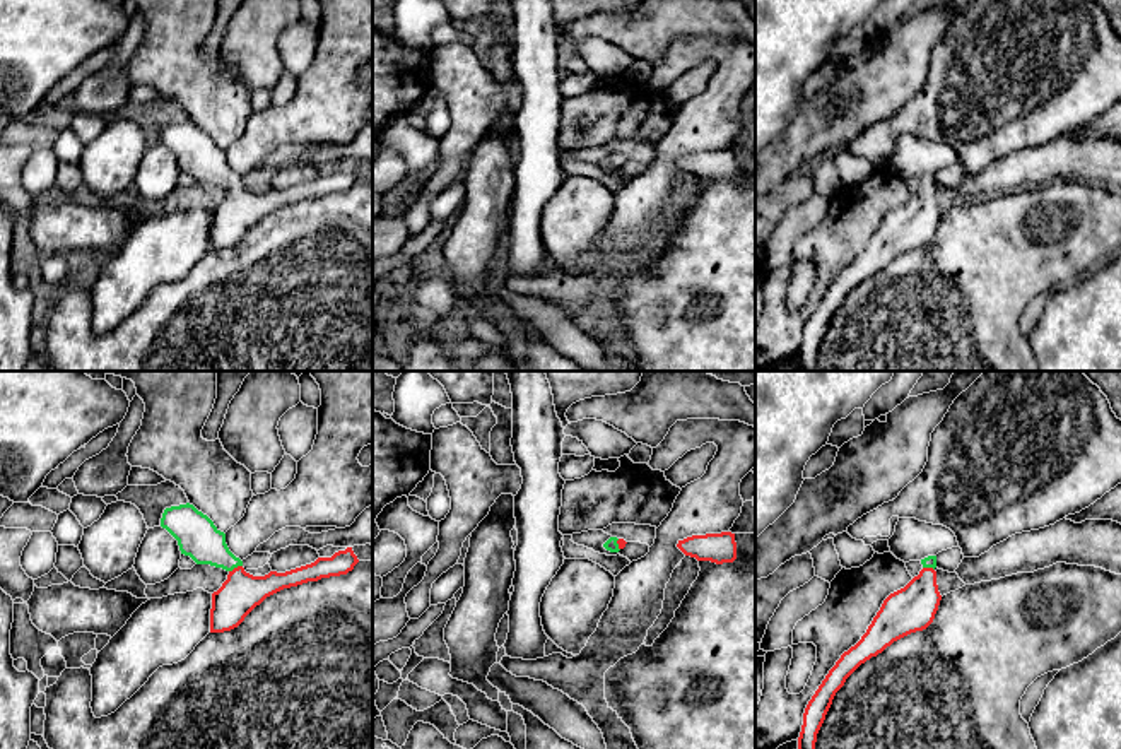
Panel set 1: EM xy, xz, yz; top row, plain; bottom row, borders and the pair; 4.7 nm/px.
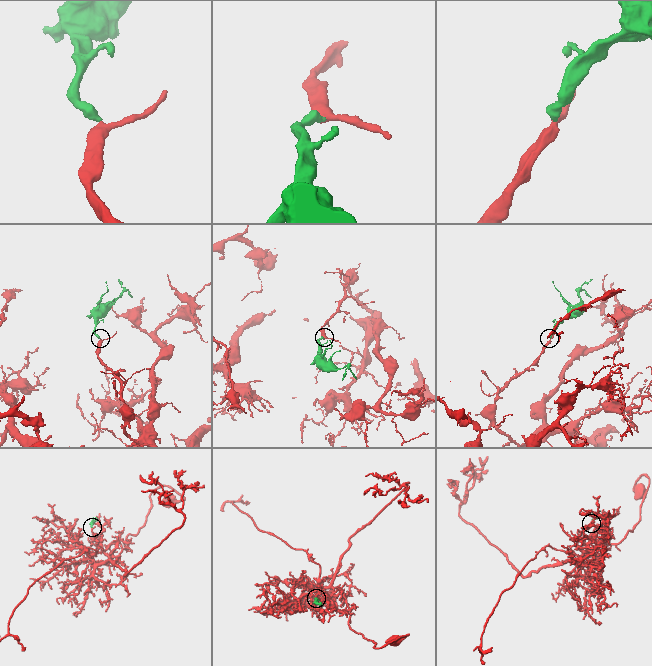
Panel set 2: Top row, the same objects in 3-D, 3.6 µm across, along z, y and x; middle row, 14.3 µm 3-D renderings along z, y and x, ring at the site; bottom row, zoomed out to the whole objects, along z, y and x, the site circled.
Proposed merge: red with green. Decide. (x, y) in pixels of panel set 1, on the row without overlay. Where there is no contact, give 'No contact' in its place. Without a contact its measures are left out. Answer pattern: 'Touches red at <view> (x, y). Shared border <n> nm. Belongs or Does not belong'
Touches red at xy (234, 185). Shared border 70 nm. Belongs

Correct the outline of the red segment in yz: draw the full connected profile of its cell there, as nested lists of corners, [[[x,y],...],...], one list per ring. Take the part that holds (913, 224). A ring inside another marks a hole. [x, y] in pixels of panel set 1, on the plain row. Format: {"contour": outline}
{"contour": [[[936,173],[921,176],[923,186],[904,205],[890,210],[861,257],[841,272],[829,287],[803,330],[798,354],[801,371],[815,371],[817,351],[825,337],[836,310],[866,277],[882,270],[894,258],[926,246],[938,227],[942,212],[936,202]]]}

